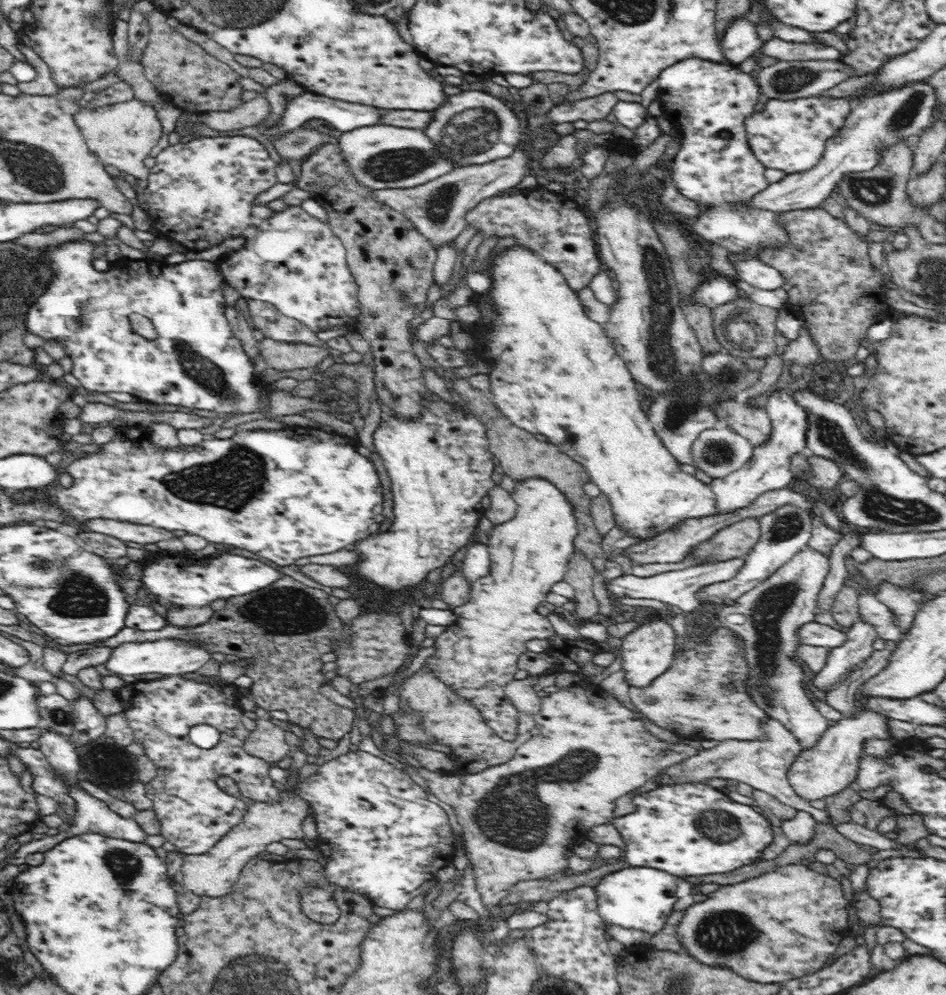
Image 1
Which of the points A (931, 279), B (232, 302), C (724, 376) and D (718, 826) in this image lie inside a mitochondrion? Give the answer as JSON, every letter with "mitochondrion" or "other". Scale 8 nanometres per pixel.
{"A":"mitochondrion","B":"other","C":"mitochondrion","D":"mitochondrion"}

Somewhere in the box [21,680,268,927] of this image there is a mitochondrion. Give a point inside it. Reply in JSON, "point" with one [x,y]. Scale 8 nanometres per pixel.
{"point":[112,767]}

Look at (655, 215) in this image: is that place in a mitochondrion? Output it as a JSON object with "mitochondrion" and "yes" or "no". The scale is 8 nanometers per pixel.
{"mitochondrion":"no"}

